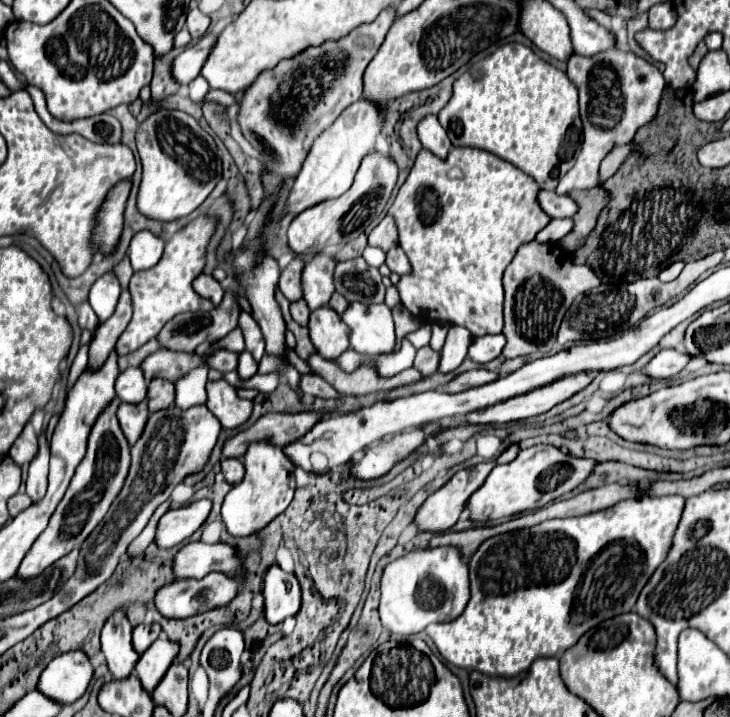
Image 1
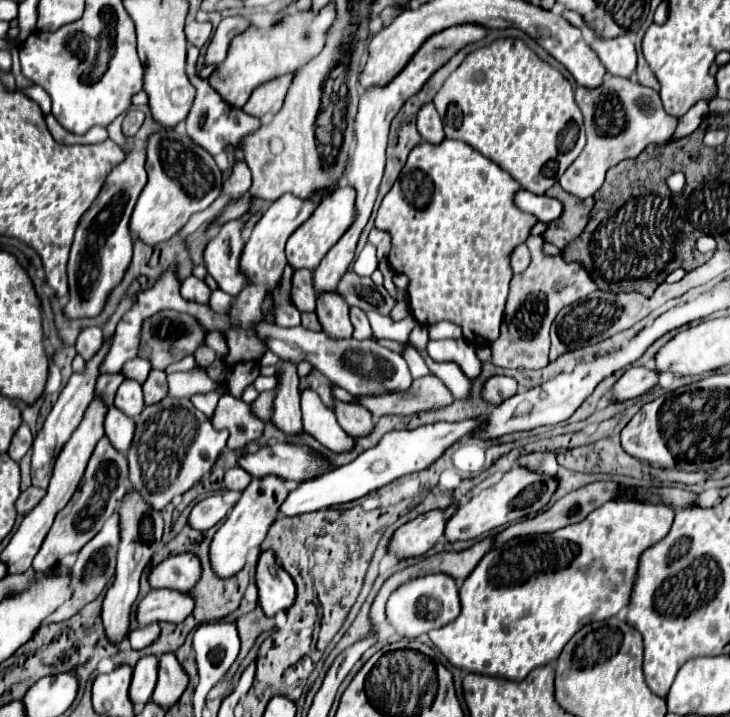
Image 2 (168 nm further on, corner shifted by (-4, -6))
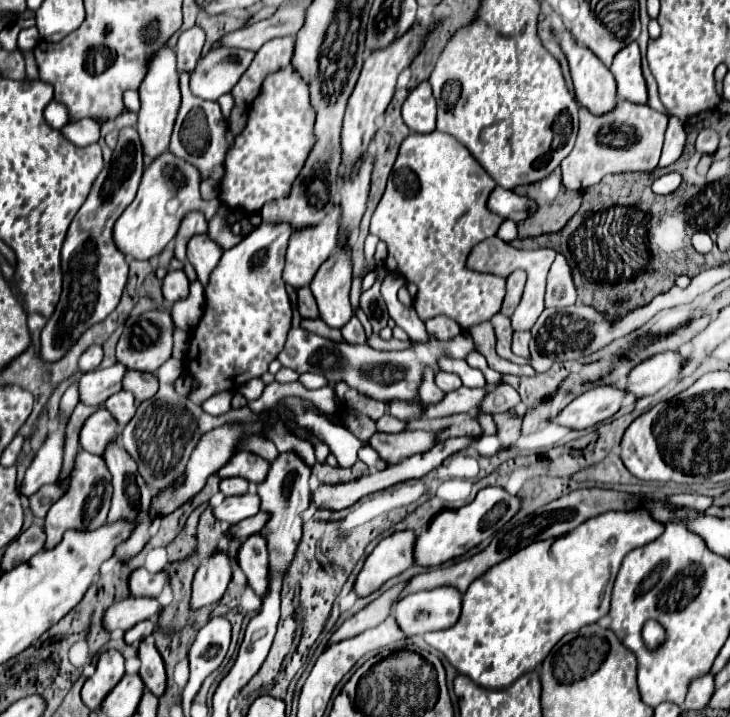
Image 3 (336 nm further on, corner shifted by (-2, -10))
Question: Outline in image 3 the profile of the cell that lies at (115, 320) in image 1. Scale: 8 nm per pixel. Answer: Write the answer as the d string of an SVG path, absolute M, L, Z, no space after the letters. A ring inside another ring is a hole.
M58 419L58 425L52 433L48 433L44 445L38 449L36 457L32 459L24 479L18 485L18 493L24 497L30 497L36 493L42 485L56 483L58 471L62 467L62 439L66 429L66 419Z

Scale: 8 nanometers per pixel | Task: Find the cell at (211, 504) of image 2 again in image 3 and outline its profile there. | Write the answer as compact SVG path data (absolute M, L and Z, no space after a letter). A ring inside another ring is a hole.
M244 493L240 497L226 497L224 503L214 509L214 515L220 521L234 525L246 517L256 515L258 511L260 511L260 497L252 493Z

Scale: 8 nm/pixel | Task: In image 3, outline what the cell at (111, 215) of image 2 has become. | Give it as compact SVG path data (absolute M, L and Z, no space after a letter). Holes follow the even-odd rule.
M122 127L118 145L112 153L112 161L102 169L102 173L92 183L92 189L90 189L84 205L78 209L78 213L68 229L68 235L66 235L66 241L62 247L62 273L64 273L62 295L40 335L40 357L44 361L48 361L48 363L60 361L86 329L90 329L98 321L104 321L116 309L116 305L122 297L126 279L128 279L128 263L126 263L126 257L118 249L114 249L112 227L114 227L116 219L122 215L122 211L128 207L128 203L134 199L140 177L142 177L142 145L138 139L138 131L136 131L136 127Z

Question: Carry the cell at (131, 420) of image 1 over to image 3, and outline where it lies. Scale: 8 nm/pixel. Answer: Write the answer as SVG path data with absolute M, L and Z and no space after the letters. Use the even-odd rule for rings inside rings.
M100 407L94 415L90 415L80 429L80 449L102 455L106 443L118 437L118 423L114 423L112 415Z

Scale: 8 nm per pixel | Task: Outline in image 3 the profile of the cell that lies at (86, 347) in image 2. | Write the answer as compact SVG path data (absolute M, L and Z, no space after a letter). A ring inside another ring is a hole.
M90 347L90 349L82 355L82 359L80 359L80 369L82 369L84 373L94 371L94 369L100 365L102 357L104 357L102 347Z

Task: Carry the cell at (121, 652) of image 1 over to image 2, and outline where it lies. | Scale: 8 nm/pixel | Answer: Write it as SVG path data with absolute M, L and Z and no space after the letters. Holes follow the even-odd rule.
M128 493L128 499L120 507L120 519L122 519L122 541L120 541L120 551L118 551L118 565L116 565L116 581L108 589L104 597L104 607L102 607L102 621L106 629L106 637L110 639L112 645L122 645L128 639L130 631L130 609L138 597L138 585L144 569L150 565L152 555L156 551L156 545L162 539L162 515L152 511L140 495Z

